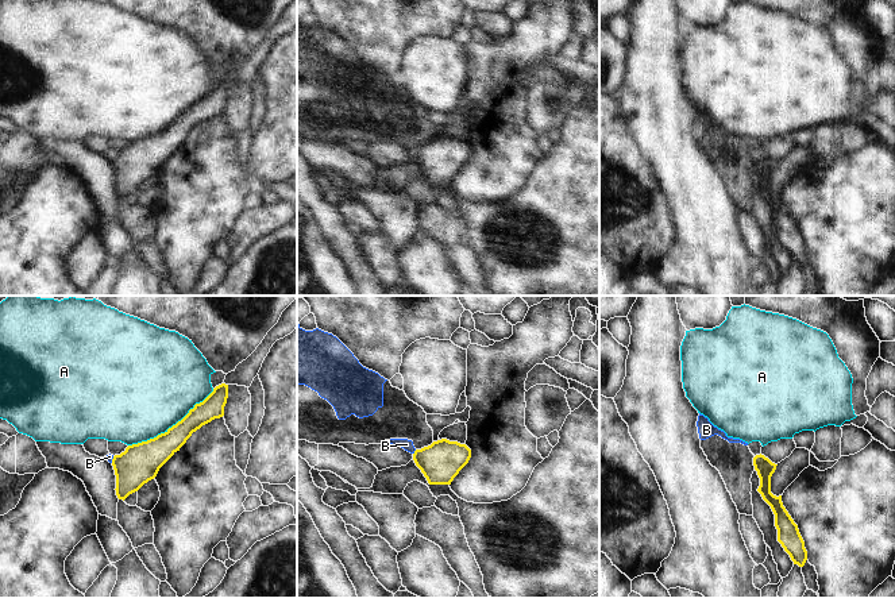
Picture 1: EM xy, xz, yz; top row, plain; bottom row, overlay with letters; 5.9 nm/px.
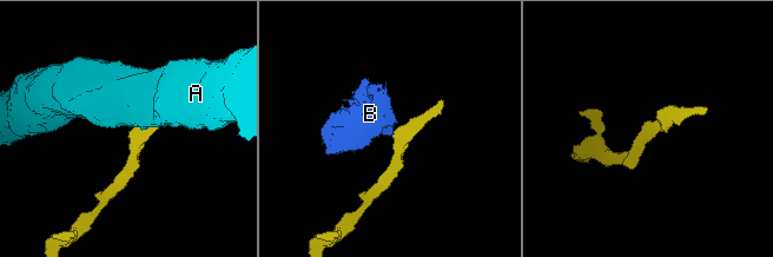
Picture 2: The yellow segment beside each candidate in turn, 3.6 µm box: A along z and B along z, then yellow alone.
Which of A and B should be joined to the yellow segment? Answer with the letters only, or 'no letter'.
no letter.

